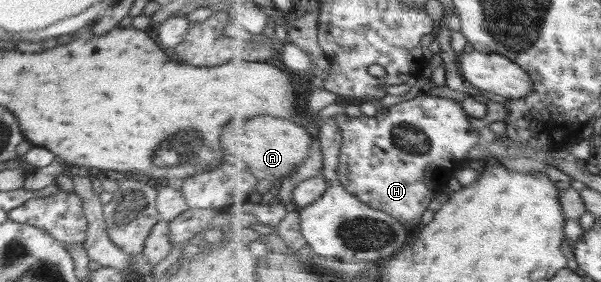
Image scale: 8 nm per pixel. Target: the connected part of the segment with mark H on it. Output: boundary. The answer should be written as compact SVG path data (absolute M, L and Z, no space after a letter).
M426 91L389 107L386 113L377 112L375 117L349 117L347 114L336 117L344 135L340 155L340 178L343 185L361 201L402 221L410 231L415 225L423 223L423 215L429 211L431 203L440 192L447 190L446 184L456 178L460 167L481 141L480 129L471 127L469 118L473 117L463 105L455 99L431 95Z

